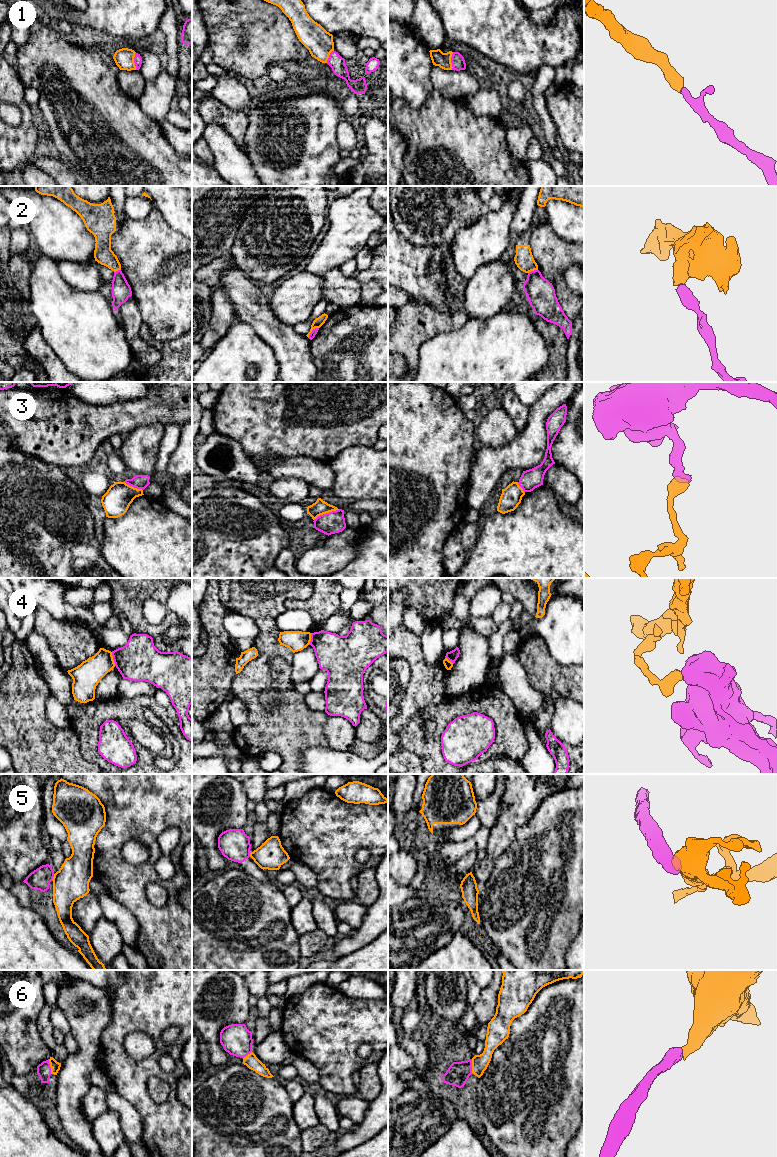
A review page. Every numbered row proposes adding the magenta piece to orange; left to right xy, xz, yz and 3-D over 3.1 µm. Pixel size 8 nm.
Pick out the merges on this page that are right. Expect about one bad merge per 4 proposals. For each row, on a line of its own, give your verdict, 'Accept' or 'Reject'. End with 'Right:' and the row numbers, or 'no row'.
1: Accept
2: Reject
3: Reject
4: Reject
5: Reject
6: Accept
Right: 1, 6

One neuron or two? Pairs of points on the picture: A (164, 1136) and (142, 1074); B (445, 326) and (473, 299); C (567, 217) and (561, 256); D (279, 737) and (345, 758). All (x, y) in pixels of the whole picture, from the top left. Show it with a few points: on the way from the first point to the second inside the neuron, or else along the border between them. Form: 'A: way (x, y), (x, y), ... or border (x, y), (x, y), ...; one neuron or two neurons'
A: way (160, 1121), (142, 1102), (141, 1089); one neuron
B: border (465, 314), (468, 318); two neurons
C: border (548, 222), (556, 234), (573, 242); two neurons
D: border (328, 745), (305, 747), (300, 753), (299, 763); two neurons

